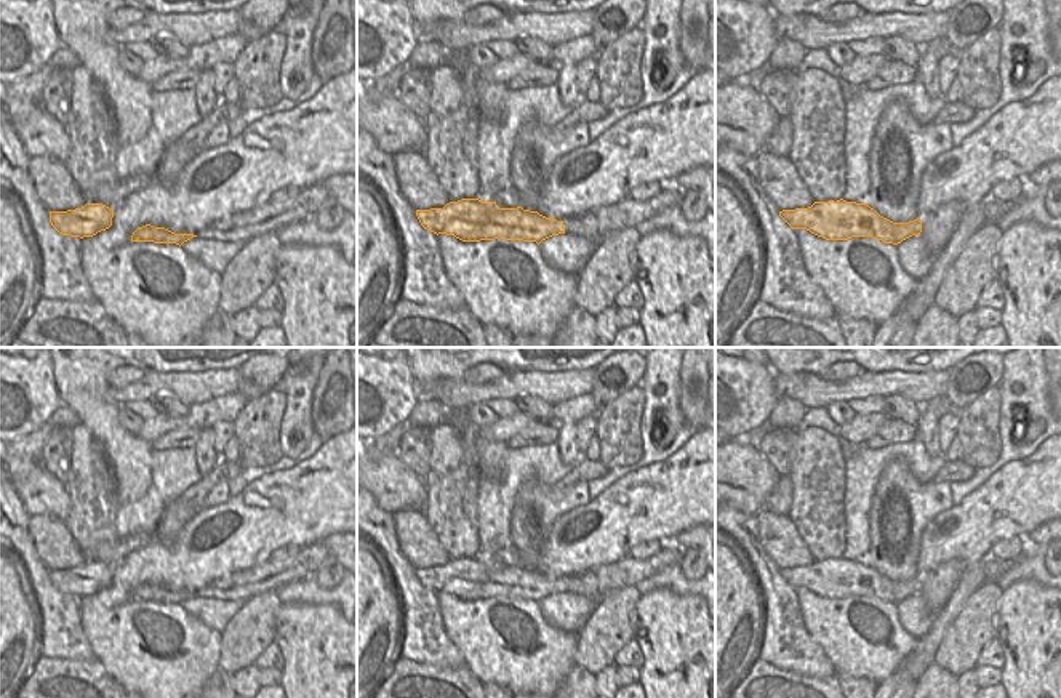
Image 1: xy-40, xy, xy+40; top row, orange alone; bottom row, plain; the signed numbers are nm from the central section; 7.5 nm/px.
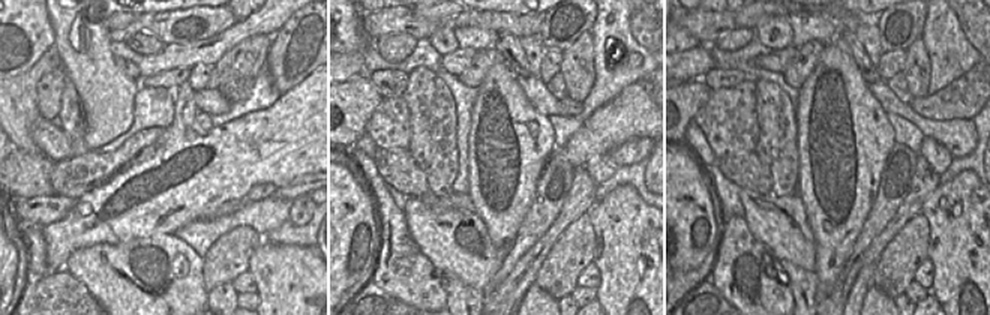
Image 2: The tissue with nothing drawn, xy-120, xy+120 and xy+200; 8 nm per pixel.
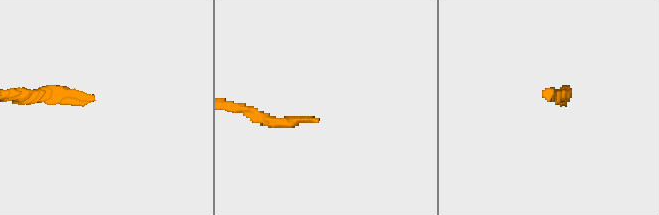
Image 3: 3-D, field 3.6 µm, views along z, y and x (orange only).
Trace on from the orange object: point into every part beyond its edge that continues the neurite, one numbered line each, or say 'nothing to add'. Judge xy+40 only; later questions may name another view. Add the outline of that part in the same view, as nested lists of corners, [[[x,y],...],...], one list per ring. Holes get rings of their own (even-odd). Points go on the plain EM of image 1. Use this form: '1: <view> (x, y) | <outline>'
nothing to add

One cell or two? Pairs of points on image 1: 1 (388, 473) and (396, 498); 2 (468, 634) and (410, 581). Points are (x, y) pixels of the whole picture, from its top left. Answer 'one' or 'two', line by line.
1: one
2: two

